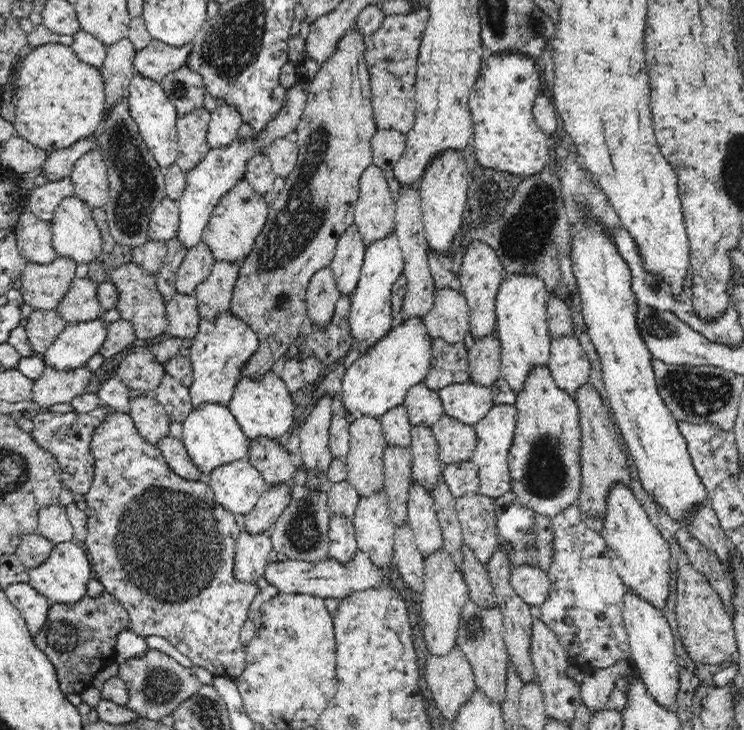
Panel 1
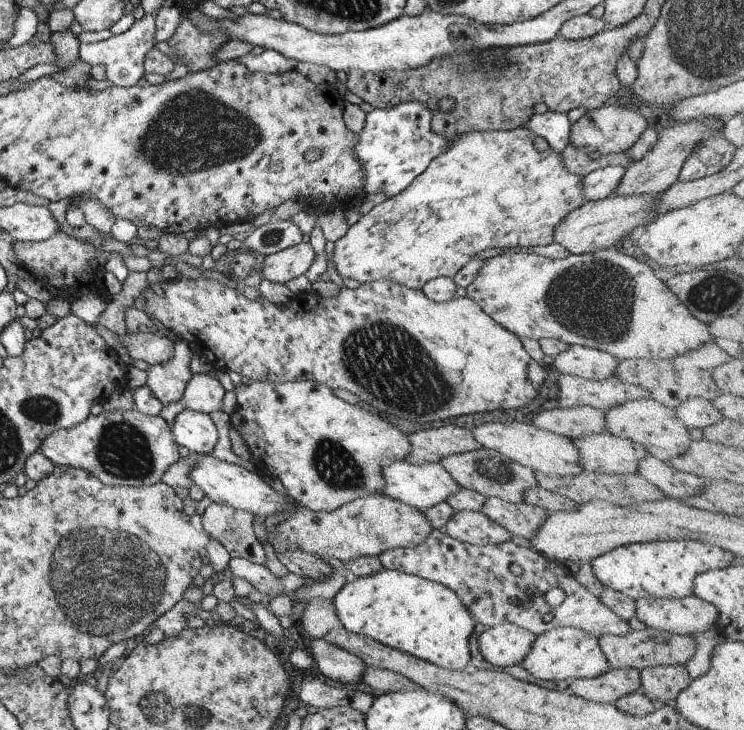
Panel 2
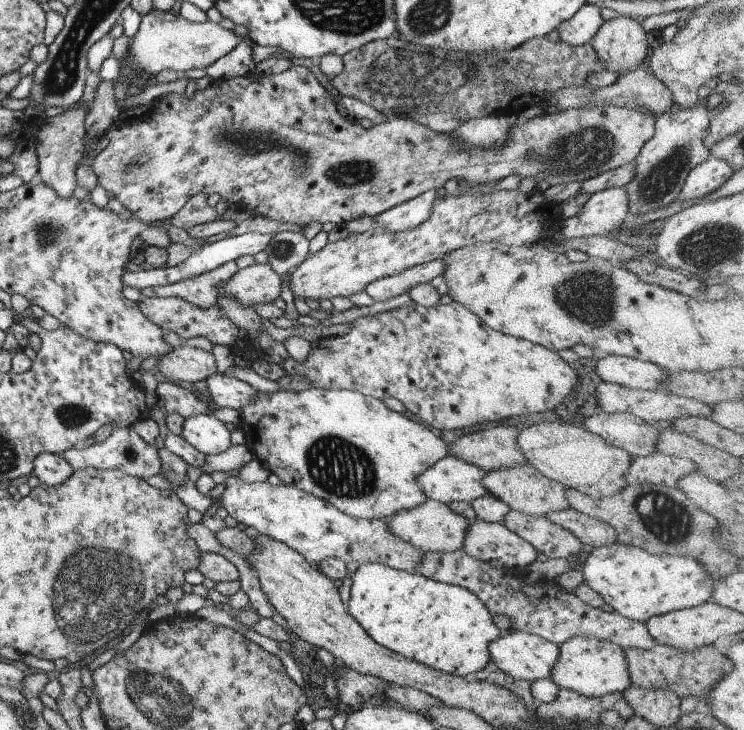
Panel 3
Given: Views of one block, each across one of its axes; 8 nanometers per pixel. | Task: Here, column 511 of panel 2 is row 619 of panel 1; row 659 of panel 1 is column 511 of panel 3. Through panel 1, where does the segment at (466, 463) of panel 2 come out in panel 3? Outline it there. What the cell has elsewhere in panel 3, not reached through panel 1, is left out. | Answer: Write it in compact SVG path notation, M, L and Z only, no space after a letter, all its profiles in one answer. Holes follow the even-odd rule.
M529 464L488 471L483 477L482 485L487 493L508 504L510 509L534 517L547 517L549 513L570 508L565 496L566 487L544 477Z

